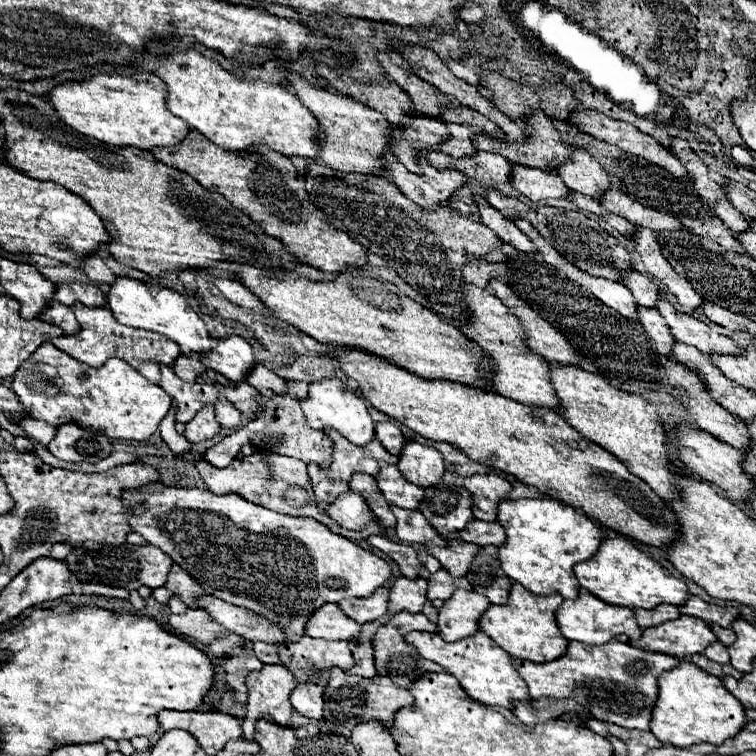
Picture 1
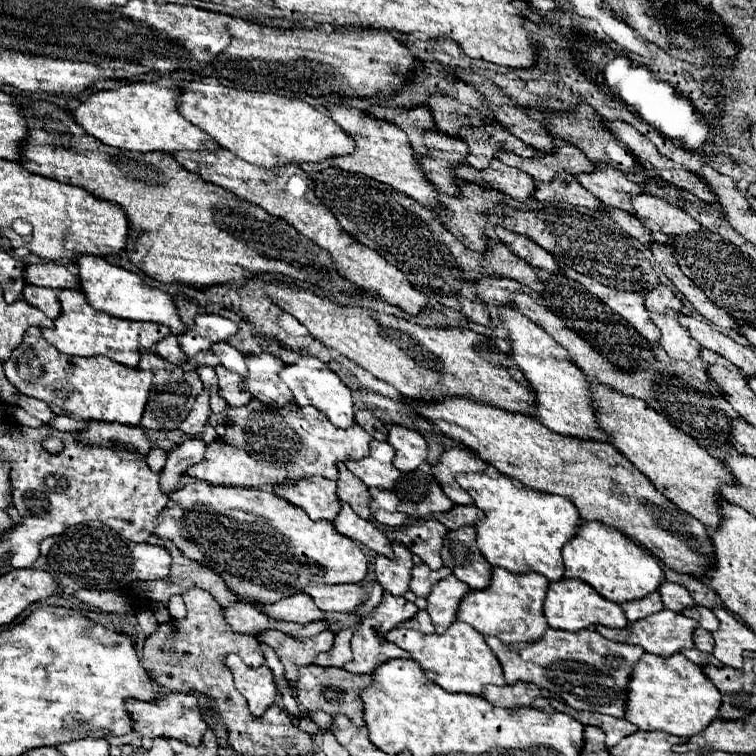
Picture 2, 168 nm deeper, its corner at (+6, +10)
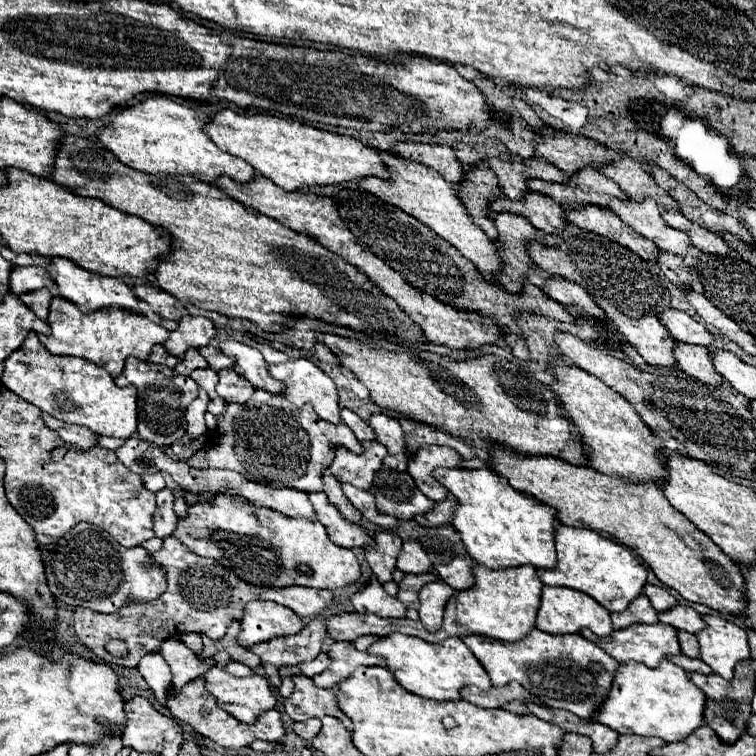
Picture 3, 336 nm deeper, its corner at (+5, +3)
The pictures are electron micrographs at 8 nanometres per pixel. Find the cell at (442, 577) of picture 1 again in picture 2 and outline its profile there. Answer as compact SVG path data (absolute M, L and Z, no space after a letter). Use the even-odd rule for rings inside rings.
M421 563L421 565L417 565L417 567L413 569L413 579L411 579L409 589L411 589L417 597L427 597L427 595L431 593L433 585L441 579L441 573L445 573L445 569L441 569L441 571L435 573L435 571L429 569L425 563Z

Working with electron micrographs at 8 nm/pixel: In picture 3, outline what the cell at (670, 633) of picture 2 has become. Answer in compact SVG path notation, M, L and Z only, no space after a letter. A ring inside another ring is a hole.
M632 624L630 628L622 628L616 630L612 634L608 634L606 638L600 638L596 634L592 634L590 630L582 630L578 632L580 636L584 636L586 640L594 642L596 646L600 646L606 654L610 654L616 662L642 662L650 668L658 666L660 660L664 660L670 654L680 654L680 646L678 646L678 638L676 638L676 628L670 628L668 624Z

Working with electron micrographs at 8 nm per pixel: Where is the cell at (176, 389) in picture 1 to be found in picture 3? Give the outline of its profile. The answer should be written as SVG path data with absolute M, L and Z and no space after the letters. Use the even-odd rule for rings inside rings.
M128 358L122 374L114 378L116 384L134 384L138 388L138 436L154 446L172 446L186 438L184 412L198 396L198 384L190 376L178 374L174 368L142 362L138 358Z

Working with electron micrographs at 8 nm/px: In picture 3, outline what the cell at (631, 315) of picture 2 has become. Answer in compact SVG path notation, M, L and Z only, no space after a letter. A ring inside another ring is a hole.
M596 298L596 302L604 308L610 324L618 328L622 340L626 340L648 364L652 366L674 366L674 344L676 340L666 332L656 316L644 318L628 318L616 308L612 308L606 300Z

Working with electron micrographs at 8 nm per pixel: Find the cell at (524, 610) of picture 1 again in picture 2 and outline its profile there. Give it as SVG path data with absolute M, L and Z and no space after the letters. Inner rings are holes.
M495 567L491 585L481 591L471 591L459 605L457 619L469 623L483 635L501 639L503 643L535 643L549 629L543 615L543 599L547 595L549 581L539 573L517 575Z

